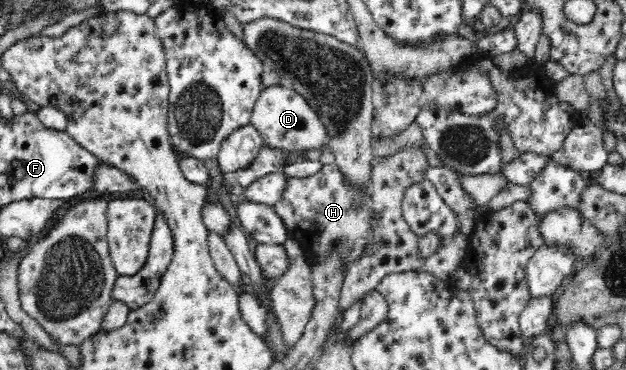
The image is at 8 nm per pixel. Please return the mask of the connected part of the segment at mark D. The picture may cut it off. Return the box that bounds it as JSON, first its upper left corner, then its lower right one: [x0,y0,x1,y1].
[251,85,327,153]

